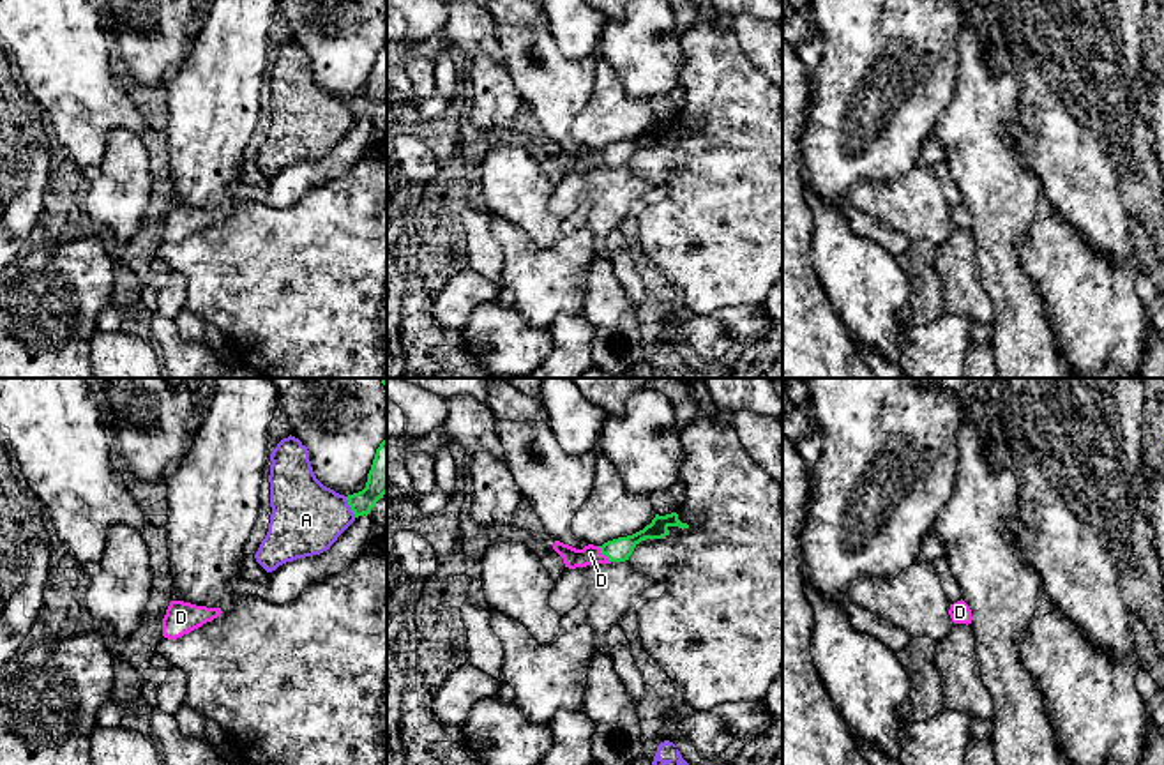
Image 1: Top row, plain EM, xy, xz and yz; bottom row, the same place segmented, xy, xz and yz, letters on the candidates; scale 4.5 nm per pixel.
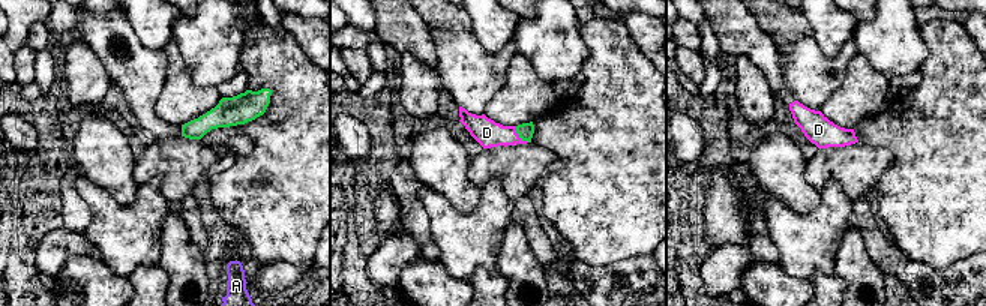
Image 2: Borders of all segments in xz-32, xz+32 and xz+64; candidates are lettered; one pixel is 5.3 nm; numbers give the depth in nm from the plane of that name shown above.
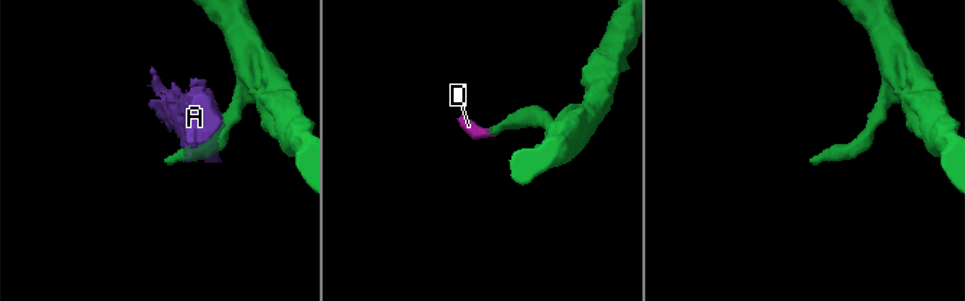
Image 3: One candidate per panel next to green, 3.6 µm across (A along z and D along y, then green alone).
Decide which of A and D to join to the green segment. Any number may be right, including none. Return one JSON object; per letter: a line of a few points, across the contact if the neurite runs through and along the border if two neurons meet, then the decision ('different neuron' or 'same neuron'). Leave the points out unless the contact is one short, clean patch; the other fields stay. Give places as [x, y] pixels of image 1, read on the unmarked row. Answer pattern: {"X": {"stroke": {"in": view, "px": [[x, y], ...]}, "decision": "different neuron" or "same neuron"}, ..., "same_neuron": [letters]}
{"A": {"decision": "different neuron"}, "D": {"stroke": {"in": "xz", "px": [[619, 154], [604, 158], [590, 158]]}, "decision": "same neuron"}, "same_neuron": ["D"]}

